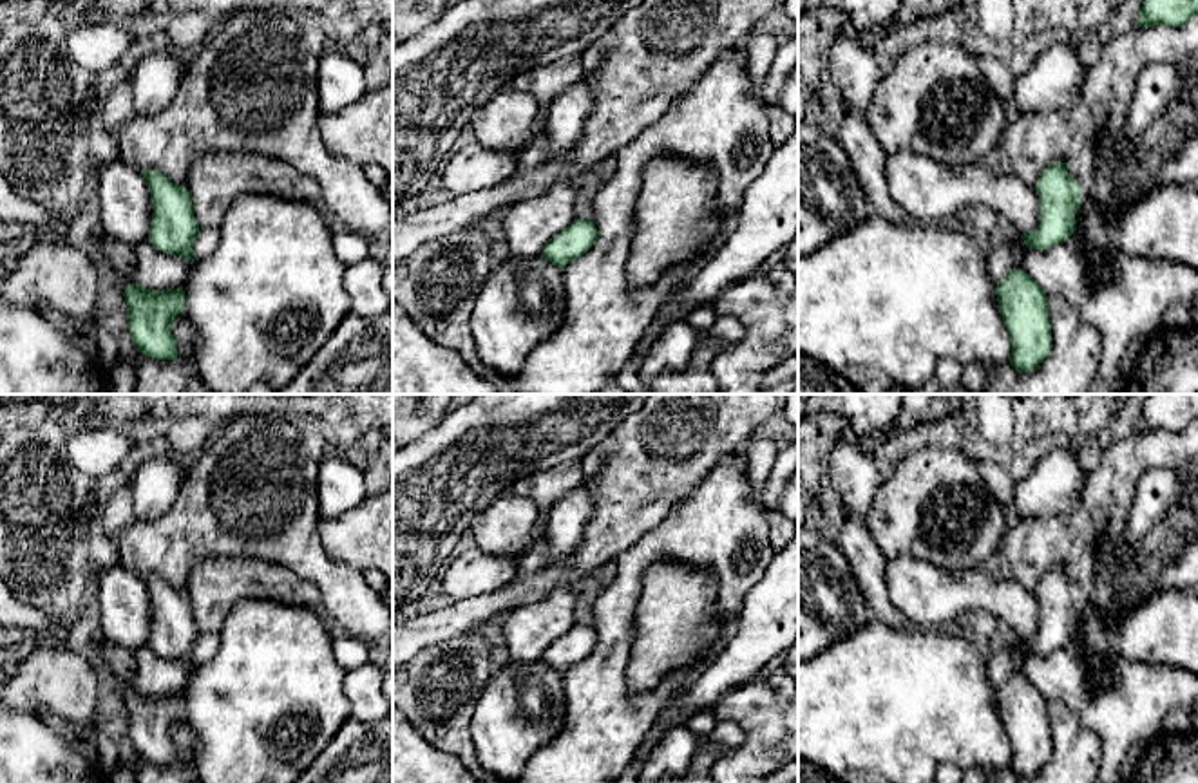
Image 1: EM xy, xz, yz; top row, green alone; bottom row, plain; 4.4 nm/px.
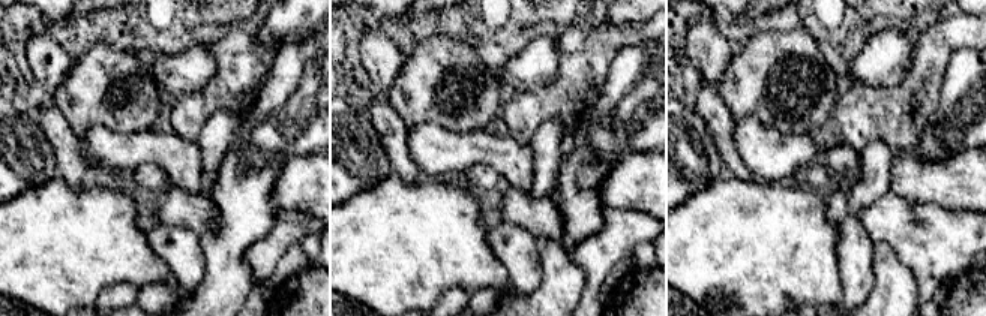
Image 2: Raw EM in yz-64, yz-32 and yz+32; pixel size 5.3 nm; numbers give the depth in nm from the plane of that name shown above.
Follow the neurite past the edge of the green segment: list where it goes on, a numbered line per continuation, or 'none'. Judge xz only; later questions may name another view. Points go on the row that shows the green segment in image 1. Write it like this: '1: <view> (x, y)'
none

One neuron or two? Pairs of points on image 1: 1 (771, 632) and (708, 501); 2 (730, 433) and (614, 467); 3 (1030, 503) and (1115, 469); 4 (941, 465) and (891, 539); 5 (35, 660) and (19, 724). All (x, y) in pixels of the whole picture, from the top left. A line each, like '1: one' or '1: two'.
1: two
2: one
3: two
4: one
5: two

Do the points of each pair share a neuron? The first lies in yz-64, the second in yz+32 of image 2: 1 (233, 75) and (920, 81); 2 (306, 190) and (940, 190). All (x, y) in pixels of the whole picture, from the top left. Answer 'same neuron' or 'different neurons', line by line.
1: same neuron
2: same neuron

